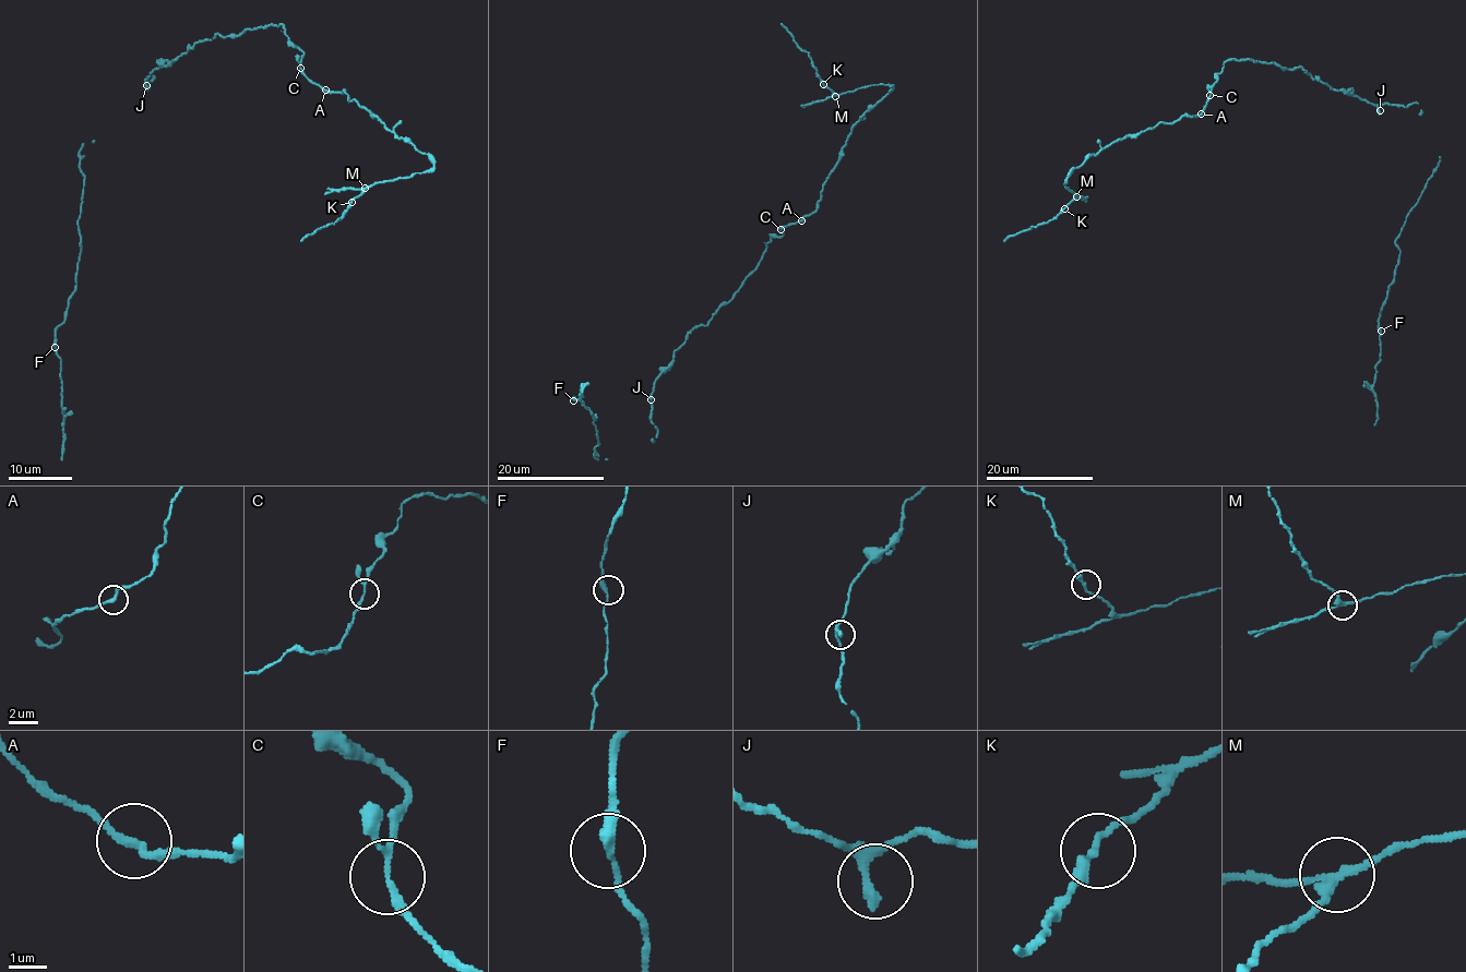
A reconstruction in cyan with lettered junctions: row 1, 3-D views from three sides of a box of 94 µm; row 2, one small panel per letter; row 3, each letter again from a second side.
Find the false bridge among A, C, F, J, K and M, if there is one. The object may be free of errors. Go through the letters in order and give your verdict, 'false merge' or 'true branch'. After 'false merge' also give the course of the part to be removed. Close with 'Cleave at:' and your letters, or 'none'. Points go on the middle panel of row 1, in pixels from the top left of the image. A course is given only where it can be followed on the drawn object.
A: true branch
C: true branch
F: true branch
J: true branch
K: true branch
M: false merge; foreign part runs (835, 96), (800, 105)
Cleave at: M

